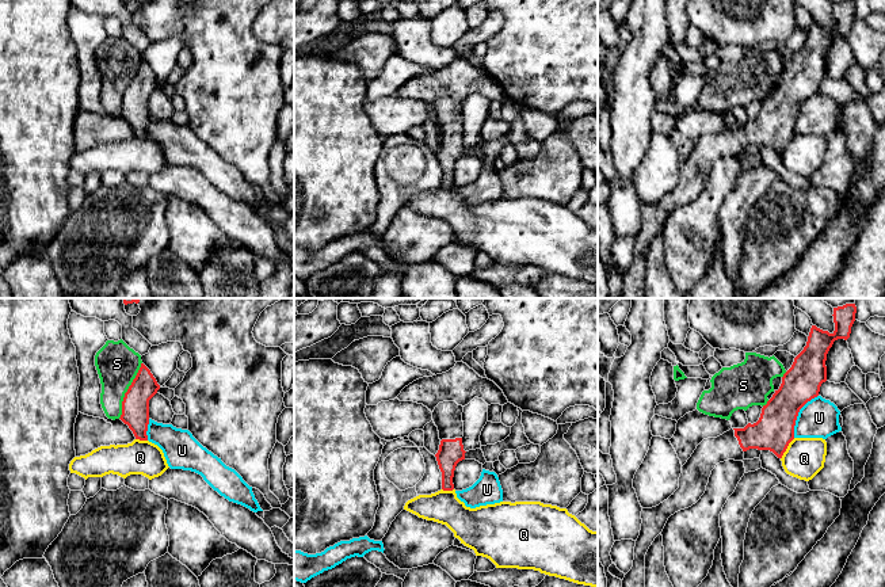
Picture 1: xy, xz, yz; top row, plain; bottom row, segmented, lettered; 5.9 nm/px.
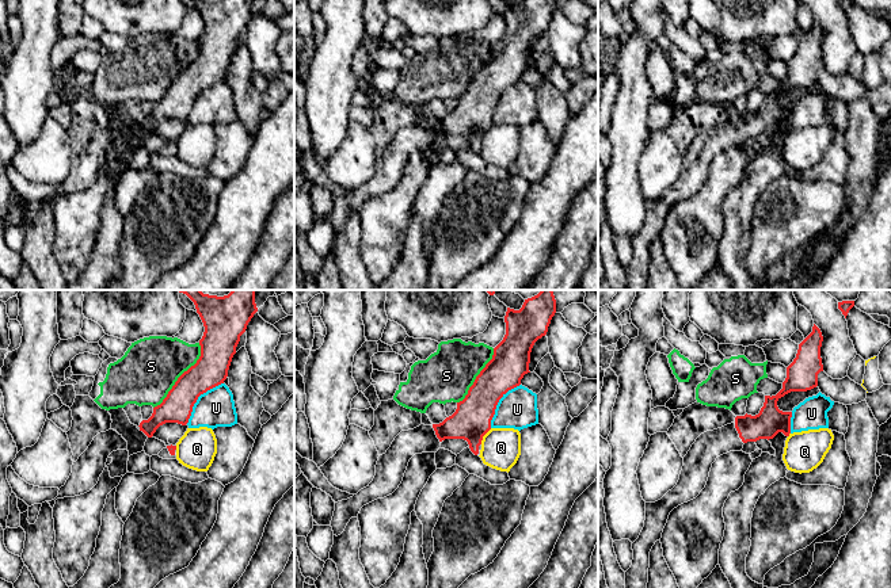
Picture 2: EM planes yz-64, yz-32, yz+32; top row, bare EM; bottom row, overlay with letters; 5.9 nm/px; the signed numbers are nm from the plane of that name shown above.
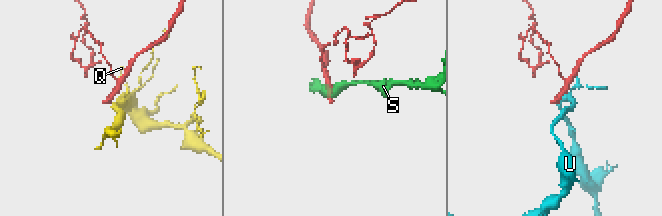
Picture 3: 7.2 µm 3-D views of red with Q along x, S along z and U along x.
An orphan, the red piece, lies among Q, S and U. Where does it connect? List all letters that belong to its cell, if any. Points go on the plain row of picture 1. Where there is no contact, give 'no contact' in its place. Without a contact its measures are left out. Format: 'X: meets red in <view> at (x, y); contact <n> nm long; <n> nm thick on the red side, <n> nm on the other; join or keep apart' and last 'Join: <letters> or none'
Q: meets red in yz at (786, 144); contact 150 nm long; 240 nm thick on the red side, 240 nm on the other; keep apart
S: meets red in xy at (128, 87); contact 360 nm long; 160 nm thick on the red side, 240 nm on the other; keep apart
U: meets red in yz at (797, 111); contact 300 nm long; 240 nm thick on the red side, 240 nm on the other; keep apart
Join: none

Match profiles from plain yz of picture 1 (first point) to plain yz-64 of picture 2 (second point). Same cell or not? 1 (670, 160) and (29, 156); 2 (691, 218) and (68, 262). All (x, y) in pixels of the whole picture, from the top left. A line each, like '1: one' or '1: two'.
1: one
2: one

